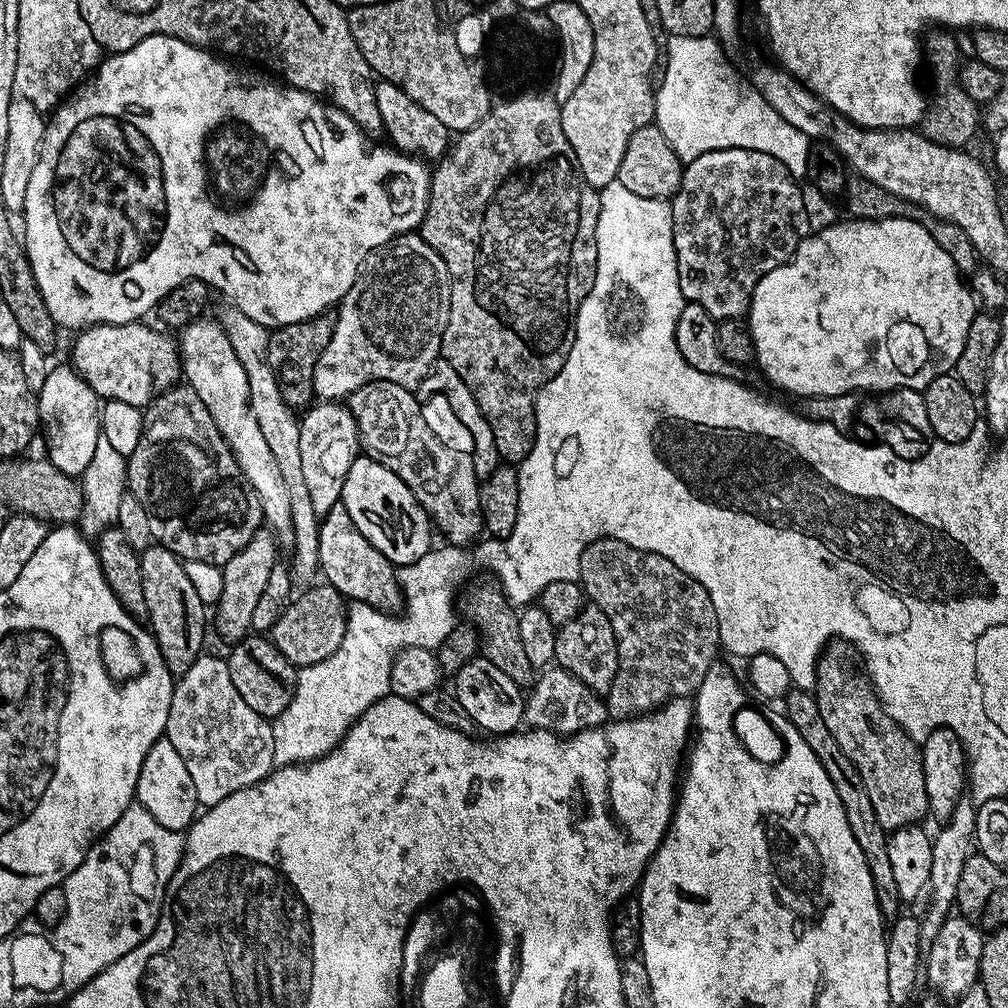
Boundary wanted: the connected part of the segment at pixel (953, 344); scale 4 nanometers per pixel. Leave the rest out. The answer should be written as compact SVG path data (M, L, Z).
M910 218L841 219L820 232L805 236L784 264L770 270L754 286L746 323L756 351L755 367L760 367L761 374L774 387L803 398L831 398L856 393L887 394L898 388L923 390L930 382L934 382L934 378L949 375L955 369L958 354L962 354L962 346L966 346L966 334L970 334L970 322L978 314L977 297L969 289L968 293L960 280L963 280L962 274L954 266L954 258L950 258L950 254L946 254L946 250L942 250L942 246L938 246L938 242L934 242L934 238L930 238L930 234L918 222Z

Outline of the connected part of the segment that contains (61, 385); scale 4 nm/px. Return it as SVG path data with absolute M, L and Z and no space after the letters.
M71 366L53 367L49 371L42 390L37 395L36 405L40 411L42 432L48 435L46 458L62 474L73 478L83 477L90 458L94 458L94 449L100 437L101 397L77 374Z

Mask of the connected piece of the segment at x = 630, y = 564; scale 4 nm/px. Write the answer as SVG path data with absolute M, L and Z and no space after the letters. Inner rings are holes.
M607 539L596 540L592 544L588 544L586 546L586 550L584 551L582 558L580 559L580 578L578 583L580 587L584 589L585 597L587 597L587 599L591 601L591 603L596 604L598 606L598 610L602 610L602 614L606 614L606 618L610 618L610 626L614 626L614 638L618 642L618 670L616 671L616 677L614 678L614 682L612 683L612 688L610 691L608 691L608 695L606 697L606 707L608 709L609 717L611 717L612 720L630 720L634 716L647 716L648 713L655 712L658 708L663 708L669 700L688 698L696 693L697 690L699 690L699 688L702 686L702 678L706 678L706 670L710 670L710 666L717 663L718 656L716 656L716 652L719 653L721 651L721 647L720 635L718 634L718 622L716 621L716 615L714 614L714 602L710 602L710 594L706 594L706 590L703 586L700 585L700 583L698 583L697 580L690 578L682 570L678 570L678 566L674 566L674 562L670 562L670 558L662 558L662 554L644 552L641 549L635 549L634 546L628 546L626 542Z

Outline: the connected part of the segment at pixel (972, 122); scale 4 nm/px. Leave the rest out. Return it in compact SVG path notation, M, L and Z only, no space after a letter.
M936 26L922 40L922 56L926 64L928 60L928 72L932 75L932 96L930 92L922 121L922 131L927 140L933 140L936 144L963 149L971 142L976 127L978 129L981 127L982 112L976 101L972 100L970 94L966 94L966 90L960 85L962 59L960 60L960 48L952 36L955 35L951 31Z

